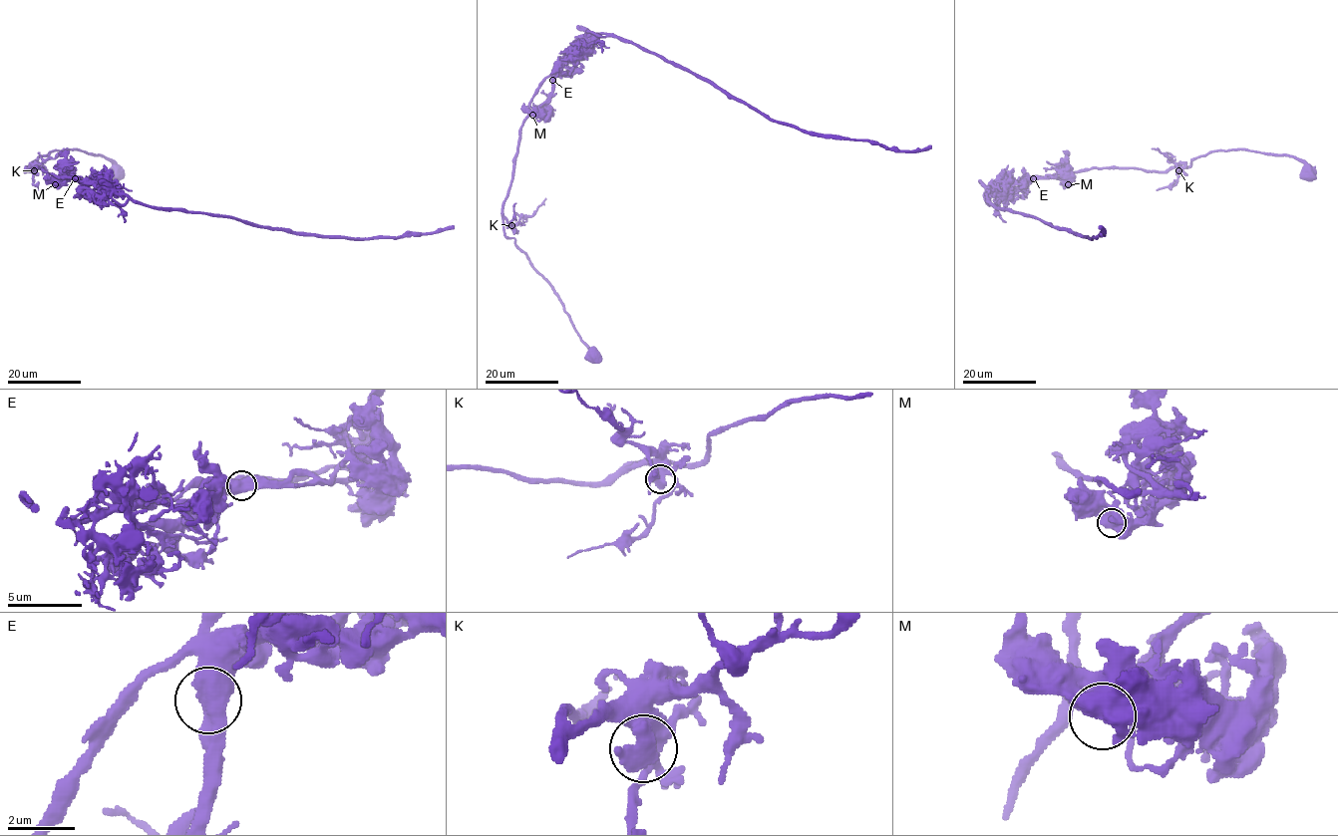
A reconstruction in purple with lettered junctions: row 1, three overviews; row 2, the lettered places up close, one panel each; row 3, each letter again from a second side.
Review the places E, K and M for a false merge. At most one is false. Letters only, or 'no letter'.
E

